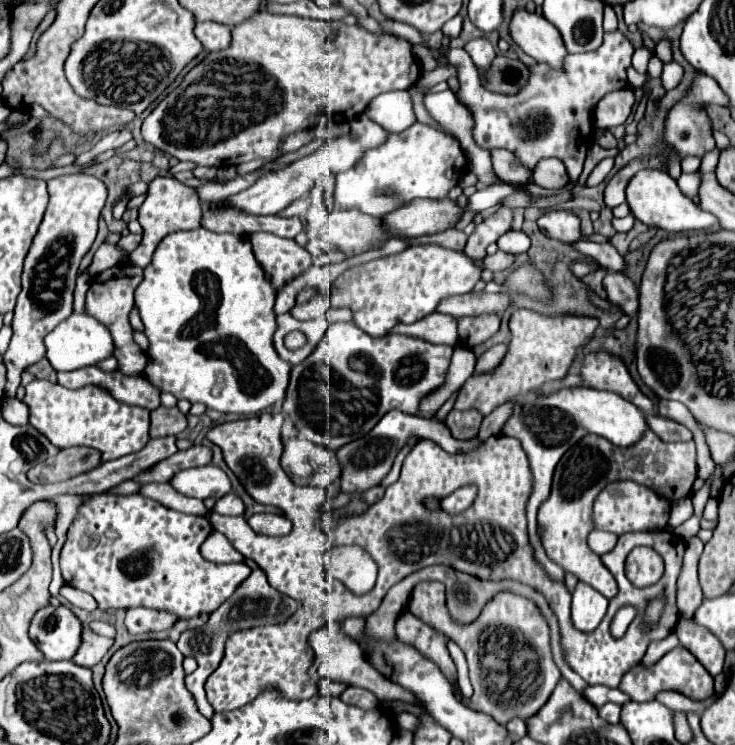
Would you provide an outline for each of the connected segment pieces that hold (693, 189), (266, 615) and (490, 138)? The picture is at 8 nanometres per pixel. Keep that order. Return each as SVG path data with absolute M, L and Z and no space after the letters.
M694 172L694 174L680 174L680 178L678 178L678 188L684 192L684 196L688 196L688 198L694 198L696 196L696 192L698 192L698 184L700 184L700 176L698 176L698 172Z
M254 568L252 576L248 576L248 580L244 580L244 584L240 584L240 588L236 588L236 592L216 612L212 612L212 616L210 616L206 626L182 632L182 636L178 640L178 648L180 650L192 650L190 654L198 662L198 668L192 674L186 676L186 688L192 692L200 714L204 714L206 718L214 716L214 710L212 710L212 706L206 700L204 682L218 668L218 664L220 664L220 660L224 656L224 640L228 638L228 634L234 632L234 630L244 630L244 628L284 622L296 612L296 608L298 608L296 600L292 600L290 596L282 596L278 590L268 586L264 572L260 568Z
M606 32L604 44L588 54L572 54L564 58L564 68L548 68L544 62L528 66L530 80L522 92L504 96L488 92L480 86L472 58L464 50L450 50L448 62L460 66L456 100L466 106L474 118L472 138L480 148L506 148L532 172L542 158L558 158L564 162L570 180L576 182L582 174L588 148L594 142L594 108L608 92L628 86L626 70L630 68L634 46L620 32Z

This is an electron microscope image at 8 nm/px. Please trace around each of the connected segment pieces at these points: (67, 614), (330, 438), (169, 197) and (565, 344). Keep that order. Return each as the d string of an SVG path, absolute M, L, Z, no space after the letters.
M66 606L40 608L28 628L28 636L32 636L46 660L72 660L80 646L80 632L80 620Z
M334 322L328 326L314 352L304 362L292 368L284 412L294 420L302 438L330 450L338 450L344 444L350 444L352 440L368 434L378 424L378 418L392 408L406 414L420 414L420 400L428 396L428 392L434 392L444 384L452 352L454 348L450 350L450 346L446 344L430 344L422 338L402 334L372 338L352 322Z
M156 178L150 182L148 188L148 198L140 206L140 216L138 216L142 228L144 228L144 238L142 244L132 252L132 262L138 266L148 266L152 262L152 254L160 240L172 232L178 230L194 230L200 226L202 220L202 204L198 200L198 194L194 188L184 186L176 178Z
M514 310L510 318L512 340L502 364L492 374L470 376L462 386L454 408L458 410L476 408L482 414L490 414L496 406L508 400L514 400L528 391L532 394L535 390L540 390L544 382L564 378L576 358L576 348L586 346L594 336L596 328L598 328L596 318L584 318L584 316L548 318L530 310Z

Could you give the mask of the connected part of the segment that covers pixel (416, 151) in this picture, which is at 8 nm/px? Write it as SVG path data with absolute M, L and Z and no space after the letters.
M412 124L400 134L388 136L386 144L368 150L348 172L338 174L336 202L342 208L358 208L370 216L386 216L416 198L446 198L466 174L468 160L452 136L426 124Z

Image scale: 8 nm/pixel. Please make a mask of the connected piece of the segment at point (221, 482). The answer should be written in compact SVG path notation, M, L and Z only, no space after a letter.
M212 464L182 470L170 480L170 484L184 496L192 496L192 498L200 498L200 500L206 500L206 498L218 500L218 498L230 494L230 490L232 490L230 478L226 476L226 472Z

